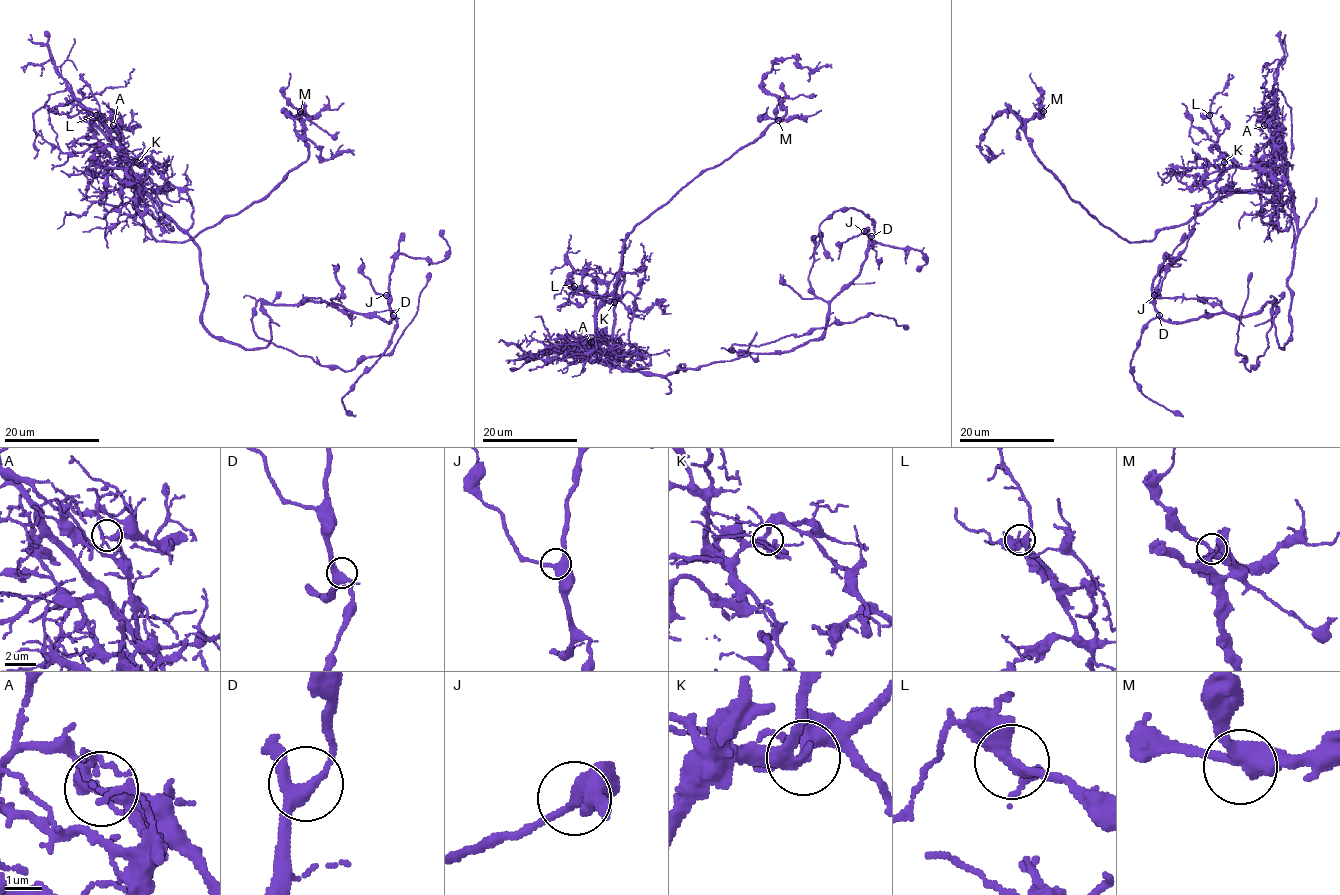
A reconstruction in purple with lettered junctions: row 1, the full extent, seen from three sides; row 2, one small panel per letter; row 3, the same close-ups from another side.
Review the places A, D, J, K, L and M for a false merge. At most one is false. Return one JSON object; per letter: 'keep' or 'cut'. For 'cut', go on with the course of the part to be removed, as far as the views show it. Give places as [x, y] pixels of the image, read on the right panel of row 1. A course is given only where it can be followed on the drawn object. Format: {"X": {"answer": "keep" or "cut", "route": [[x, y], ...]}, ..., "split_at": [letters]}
{"A": {"answer": "cut", "route": [[1265, 125], [1298, 234], [1291, 336], [1280, 348], [1273, 302], [1153, 318], [1130, 372], [1182, 416]]}, "D": {"answer": "keep"}, "J": {"answer": "keep"}, "K": {"answer": "keep"}, "L": {"answer": "keep"}, "M": {"answer": "keep"}, "split_at": ["A"]}

